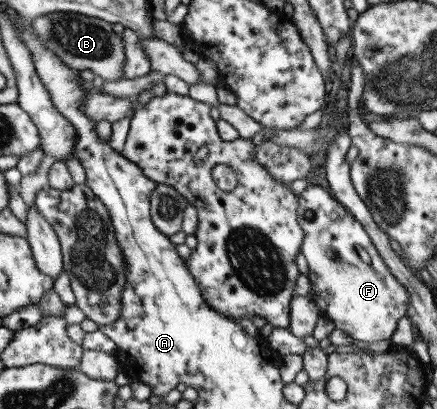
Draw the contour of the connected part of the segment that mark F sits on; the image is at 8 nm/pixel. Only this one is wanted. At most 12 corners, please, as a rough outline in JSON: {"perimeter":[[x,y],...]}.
{"perimeter":[[297,194],[308,297],[353,340],[391,338],[409,298],[362,225]]}

